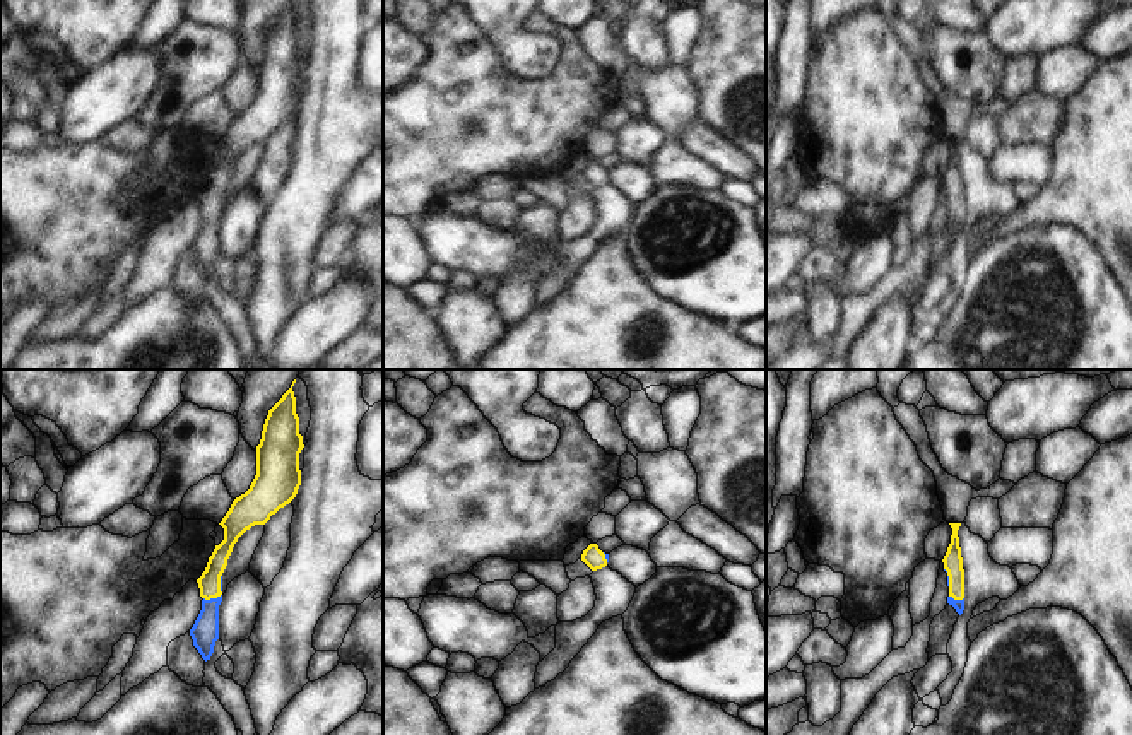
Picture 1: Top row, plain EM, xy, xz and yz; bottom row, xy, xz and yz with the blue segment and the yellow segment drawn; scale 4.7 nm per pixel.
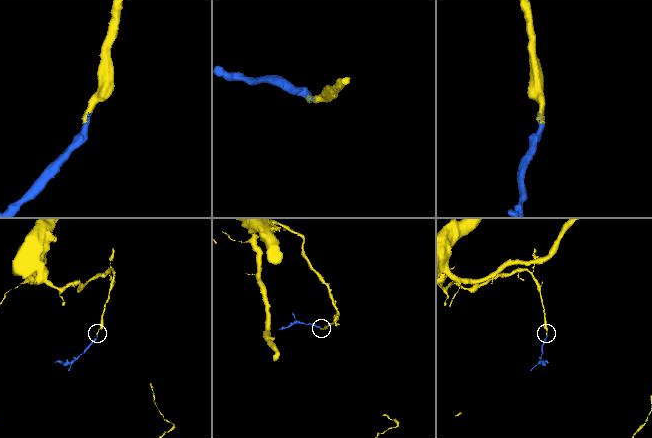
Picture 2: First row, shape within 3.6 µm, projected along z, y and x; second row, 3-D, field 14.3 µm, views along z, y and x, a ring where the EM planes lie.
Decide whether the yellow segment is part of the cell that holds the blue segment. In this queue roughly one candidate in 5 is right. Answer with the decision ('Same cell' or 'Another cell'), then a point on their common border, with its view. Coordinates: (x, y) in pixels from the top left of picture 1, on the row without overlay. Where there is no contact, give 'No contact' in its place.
Same cell. Touches blue at xy (221, 207).

